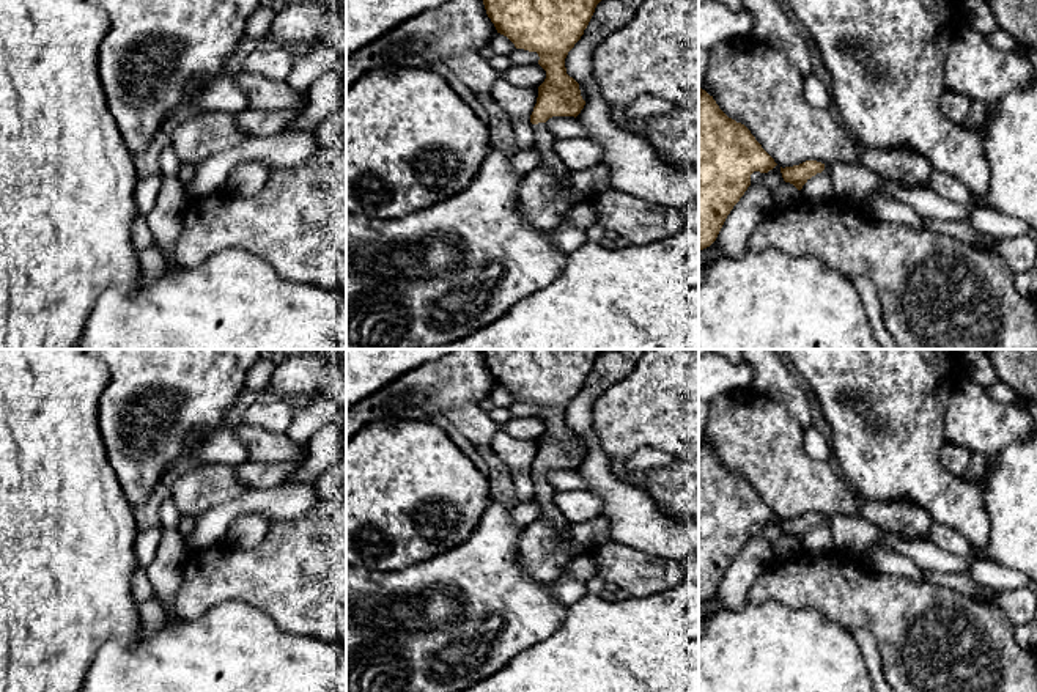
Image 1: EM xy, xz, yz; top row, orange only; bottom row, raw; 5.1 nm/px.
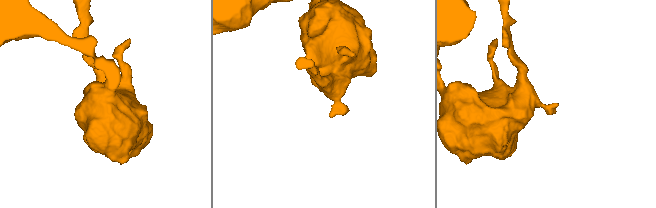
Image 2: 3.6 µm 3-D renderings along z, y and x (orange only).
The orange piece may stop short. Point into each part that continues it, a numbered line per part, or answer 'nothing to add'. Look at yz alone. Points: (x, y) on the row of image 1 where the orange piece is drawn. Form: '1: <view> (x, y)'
1: yz (852, 184)

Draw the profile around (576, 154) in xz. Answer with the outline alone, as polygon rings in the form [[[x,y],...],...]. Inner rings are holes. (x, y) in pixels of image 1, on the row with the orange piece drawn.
[[[557,138],[554,151],[570,173],[589,170],[603,162],[603,146],[589,138]]]

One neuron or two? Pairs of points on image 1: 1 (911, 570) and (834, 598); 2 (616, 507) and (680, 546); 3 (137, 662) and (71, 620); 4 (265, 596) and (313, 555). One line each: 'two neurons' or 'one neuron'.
1: two neurons
2: one neuron
3: two neurons
4: one neuron

